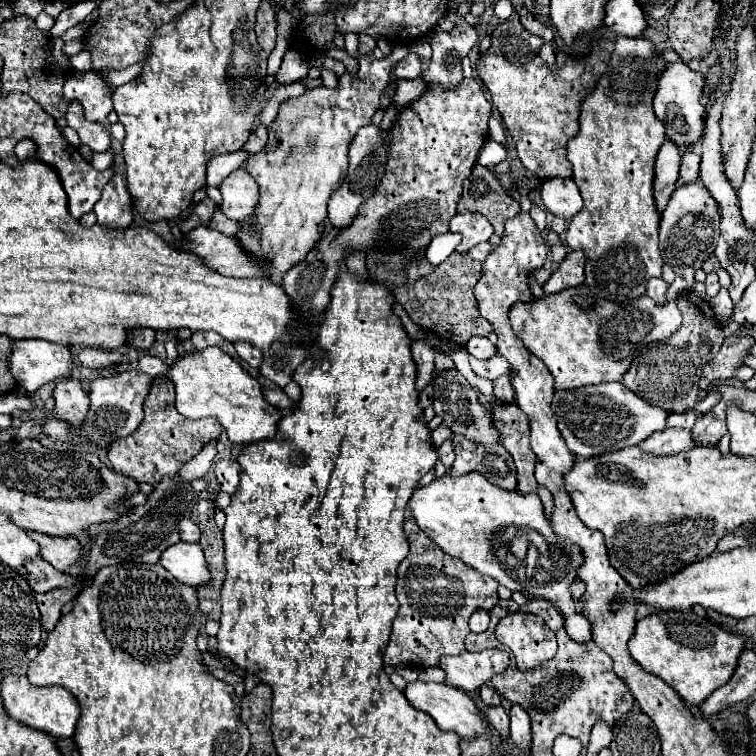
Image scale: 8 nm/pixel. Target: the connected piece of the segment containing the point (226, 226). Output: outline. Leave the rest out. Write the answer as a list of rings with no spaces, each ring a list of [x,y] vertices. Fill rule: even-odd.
[[[219,208],[215,210],[213,220],[211,220],[209,226],[215,228],[215,230],[219,230],[219,232],[223,232],[223,234],[227,234],[227,236],[235,236],[237,232],[241,232],[241,224],[235,222],[235,220],[231,220],[231,218],[227,218]]]

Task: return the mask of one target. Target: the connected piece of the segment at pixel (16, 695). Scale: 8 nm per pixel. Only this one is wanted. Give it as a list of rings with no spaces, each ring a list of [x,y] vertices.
[[[5,676],[3,682],[3,706],[5,714],[29,728],[47,732],[53,738],[71,738],[75,732],[75,724],[79,720],[79,704],[71,692],[65,688],[35,688],[25,676]]]

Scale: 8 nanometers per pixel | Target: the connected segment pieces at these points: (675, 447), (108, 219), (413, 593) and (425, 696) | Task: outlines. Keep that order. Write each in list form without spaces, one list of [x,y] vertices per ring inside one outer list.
[[[667,428],[663,432],[653,432],[651,436],[647,436],[643,442],[639,442],[639,448],[647,454],[679,454],[687,448],[693,448],[693,440],[691,440],[691,432],[683,430],[683,428]]]
[[[117,164],[111,166],[113,176],[103,188],[101,200],[95,204],[97,222],[111,228],[127,228],[133,222],[131,200],[125,186],[125,178],[121,176],[121,168]]]
[[[413,518],[405,520],[405,534],[409,538],[409,556],[399,564],[397,572],[397,600],[399,614],[393,622],[391,640],[383,654],[385,664],[411,664],[417,670],[439,666],[439,658],[447,654],[465,652],[465,636],[469,634],[471,612],[491,610],[499,602],[499,582],[475,572],[471,566],[447,556],[425,532],[419,532]]]
[[[417,680],[417,682],[407,684],[405,696],[417,710],[427,712],[443,732],[453,730],[455,734],[459,734],[461,738],[467,738],[467,740],[473,740],[473,738],[479,738],[479,736],[491,736],[493,732],[497,732],[491,726],[491,722],[483,716],[483,710],[475,704],[475,700],[471,696],[467,696],[467,692],[463,692],[459,688],[445,686],[445,684],[435,684],[435,682],[419,682]]]

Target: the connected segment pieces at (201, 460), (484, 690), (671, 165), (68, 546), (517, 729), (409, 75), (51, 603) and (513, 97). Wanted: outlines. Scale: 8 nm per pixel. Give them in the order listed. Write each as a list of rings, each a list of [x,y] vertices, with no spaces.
[[[211,440],[205,444],[199,454],[183,466],[179,472],[180,476],[187,481],[202,478],[211,468],[214,458],[218,453],[216,445],[216,440]]]
[[[481,686],[479,688],[479,698],[483,700],[485,706],[499,706],[501,704],[501,696],[491,686]]]
[[[665,140],[659,154],[657,154],[657,162],[655,162],[653,194],[655,194],[655,202],[657,202],[659,212],[667,206],[667,200],[675,190],[675,184],[679,178],[679,166],[681,166],[679,146],[671,140]]]
[[[29,532],[29,536],[39,542],[41,558],[47,560],[59,572],[67,572],[85,554],[83,544],[73,536],[61,538],[61,536],[49,536],[49,534],[39,534],[39,532]]]
[[[513,704],[509,714],[511,714],[511,742],[521,750],[529,750],[531,746],[529,714],[519,704]]]
[[[409,52],[403,60],[397,62],[393,76],[395,78],[403,78],[403,80],[419,78],[421,76],[421,66],[423,66],[423,60],[415,52]]]
[[[57,588],[57,590],[49,590],[43,594],[35,594],[37,606],[41,610],[41,628],[43,632],[51,632],[57,624],[57,620],[61,618],[61,608],[63,604],[67,604],[69,600],[73,600],[77,596],[79,588]]]
[[[517,18],[503,20],[491,34],[491,48],[477,60],[477,76],[489,90],[493,104],[503,116],[507,132],[515,140],[517,154],[527,170],[541,180],[573,178],[571,162],[567,160],[567,142],[579,132],[579,114],[583,100],[597,88],[613,52],[611,40],[601,40],[591,46],[591,54],[571,58],[557,50],[557,70],[549,70],[539,58],[541,36],[525,30]]]

